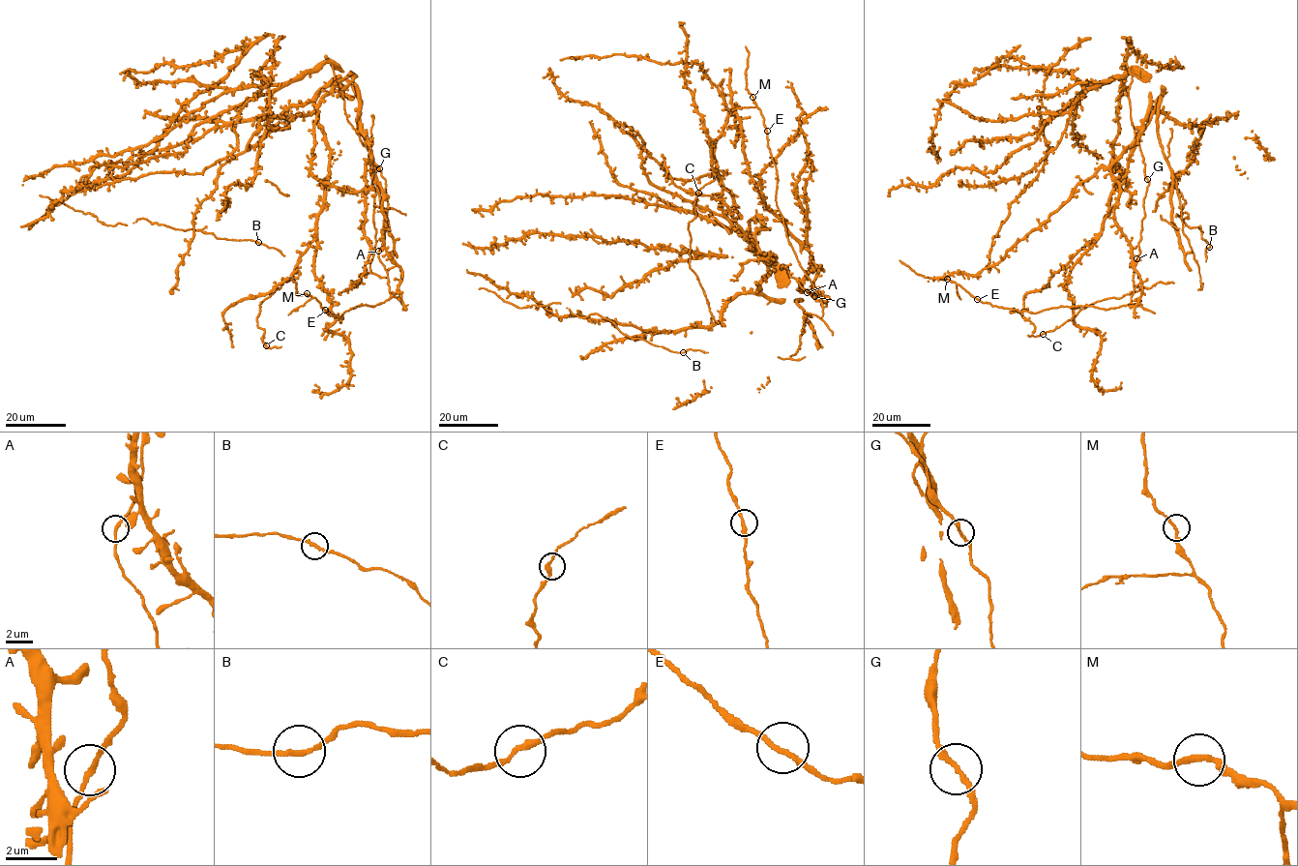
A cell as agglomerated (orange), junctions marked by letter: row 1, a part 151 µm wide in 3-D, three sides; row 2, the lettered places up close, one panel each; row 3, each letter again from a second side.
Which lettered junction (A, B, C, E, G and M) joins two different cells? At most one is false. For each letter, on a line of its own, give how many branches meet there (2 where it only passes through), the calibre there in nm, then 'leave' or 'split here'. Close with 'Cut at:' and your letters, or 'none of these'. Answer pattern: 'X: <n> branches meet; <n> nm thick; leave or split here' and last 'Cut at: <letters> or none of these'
A: 2 branches meet; 200 nm thick; leave
B: 2 branches meet; 200 nm thick; leave
C: 2 branches meet; 220 nm thick; leave
E: 2 branches meet; 220 nm thick; leave
G: 2 branches meet; 240 nm thick; leave
M: 2 branches meet; 200 nm thick; leave
Cut at: none of these

